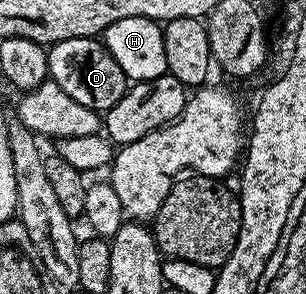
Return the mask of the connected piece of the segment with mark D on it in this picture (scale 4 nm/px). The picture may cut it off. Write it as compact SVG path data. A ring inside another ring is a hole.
M79 37L59 41L48 49L48 74L62 91L84 107L99 113L114 107L128 90L129 80L99 38Z

